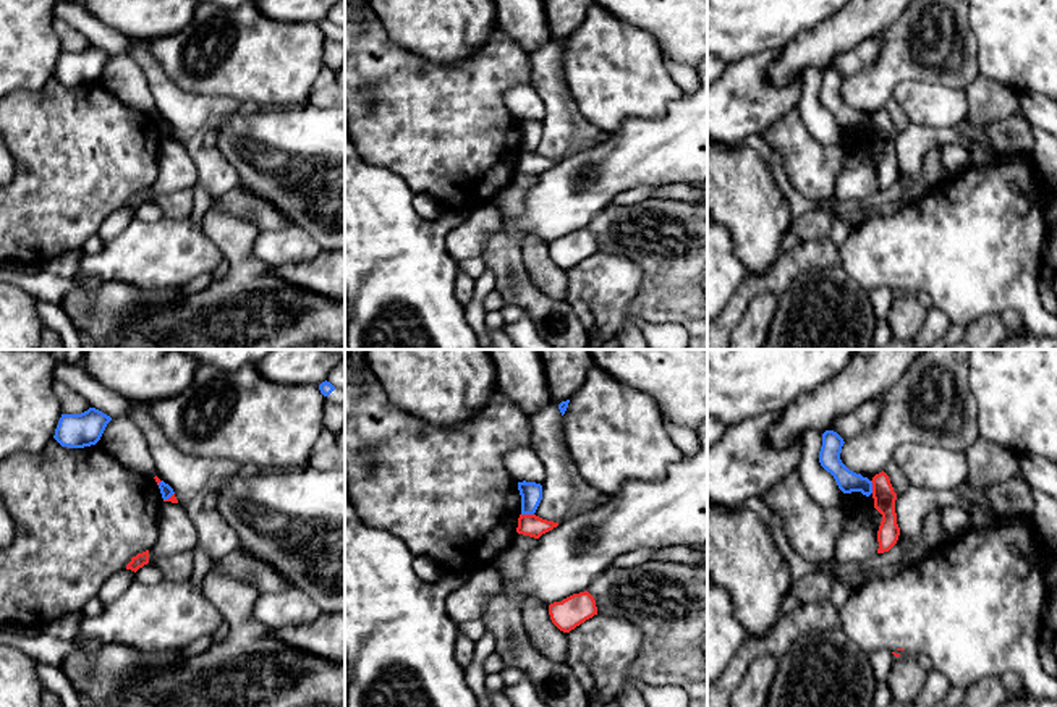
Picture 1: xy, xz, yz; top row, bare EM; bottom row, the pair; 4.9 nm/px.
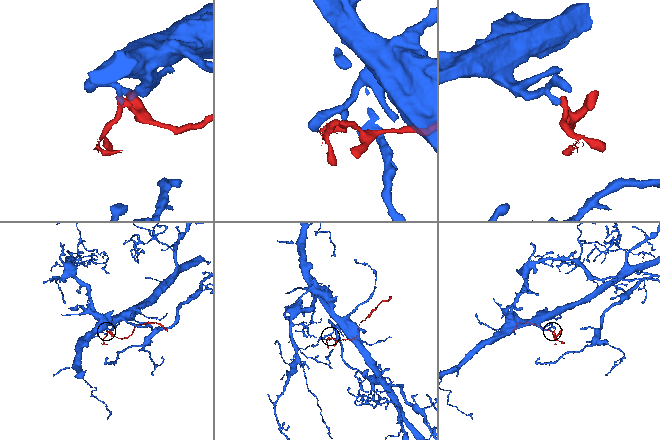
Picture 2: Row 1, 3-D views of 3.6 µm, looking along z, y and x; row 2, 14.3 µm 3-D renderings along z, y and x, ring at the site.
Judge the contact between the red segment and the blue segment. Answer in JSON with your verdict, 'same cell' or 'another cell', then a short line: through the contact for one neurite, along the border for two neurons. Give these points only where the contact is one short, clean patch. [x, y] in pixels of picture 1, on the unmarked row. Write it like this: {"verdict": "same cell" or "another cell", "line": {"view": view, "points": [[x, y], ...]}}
{"verdict": "another cell", "line": {"view": "xz", "points": [[522, 151], [533, 152]]}}

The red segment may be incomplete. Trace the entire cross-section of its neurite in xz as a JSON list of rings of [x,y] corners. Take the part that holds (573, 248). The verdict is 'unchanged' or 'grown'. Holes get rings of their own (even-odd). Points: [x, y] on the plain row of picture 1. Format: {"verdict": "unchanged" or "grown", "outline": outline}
{"verdict": "unchanged", "outline": [[[584,228],[573,231],[562,239],[554,239],[549,243],[549,252],[552,260],[563,270],[570,270],[586,257],[597,252],[597,244],[594,235]]]}

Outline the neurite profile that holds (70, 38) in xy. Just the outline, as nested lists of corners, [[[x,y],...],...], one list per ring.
[[[63,19],[53,21],[63,52],[81,52],[91,45],[87,37]]]

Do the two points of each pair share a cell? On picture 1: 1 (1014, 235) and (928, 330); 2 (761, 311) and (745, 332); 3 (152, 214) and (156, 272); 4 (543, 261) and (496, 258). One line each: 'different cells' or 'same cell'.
1: different cells
2: same cell
3: different cells
4: different cells

